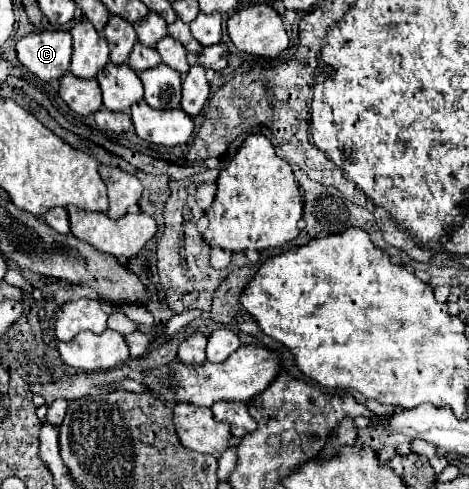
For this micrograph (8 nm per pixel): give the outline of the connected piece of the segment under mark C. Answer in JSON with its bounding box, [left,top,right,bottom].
[17,29,71,81]

